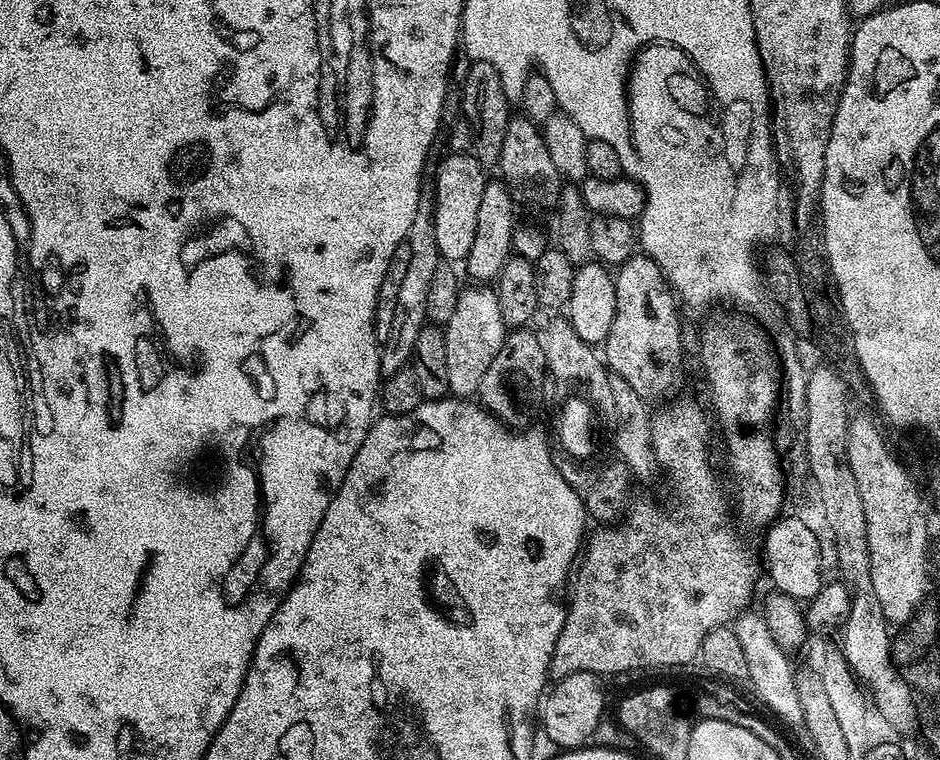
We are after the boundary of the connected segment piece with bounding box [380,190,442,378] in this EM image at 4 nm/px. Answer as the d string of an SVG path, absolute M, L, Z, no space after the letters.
M431 191L420 193L418 210L414 214L414 222L410 222L407 244L410 246L410 263L406 266L406 278L402 278L402 286L398 286L398 298L394 310L394 326L390 330L390 338L380 350L380 374L387 378L396 372L409 367L416 351L418 334L428 320L428 299L430 298L430 285L434 274L442 263L438 250L438 242L434 238L434 196Z

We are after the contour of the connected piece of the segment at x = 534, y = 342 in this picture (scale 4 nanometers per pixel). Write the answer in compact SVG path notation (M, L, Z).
M525 326L505 335L498 354L494 354L494 362L490 362L490 370L486 370L482 377L478 393L479 403L488 409L488 413L497 416L513 430L531 425L532 415L544 400L544 376L546 380L548 363L544 357L544 341L532 330Z

